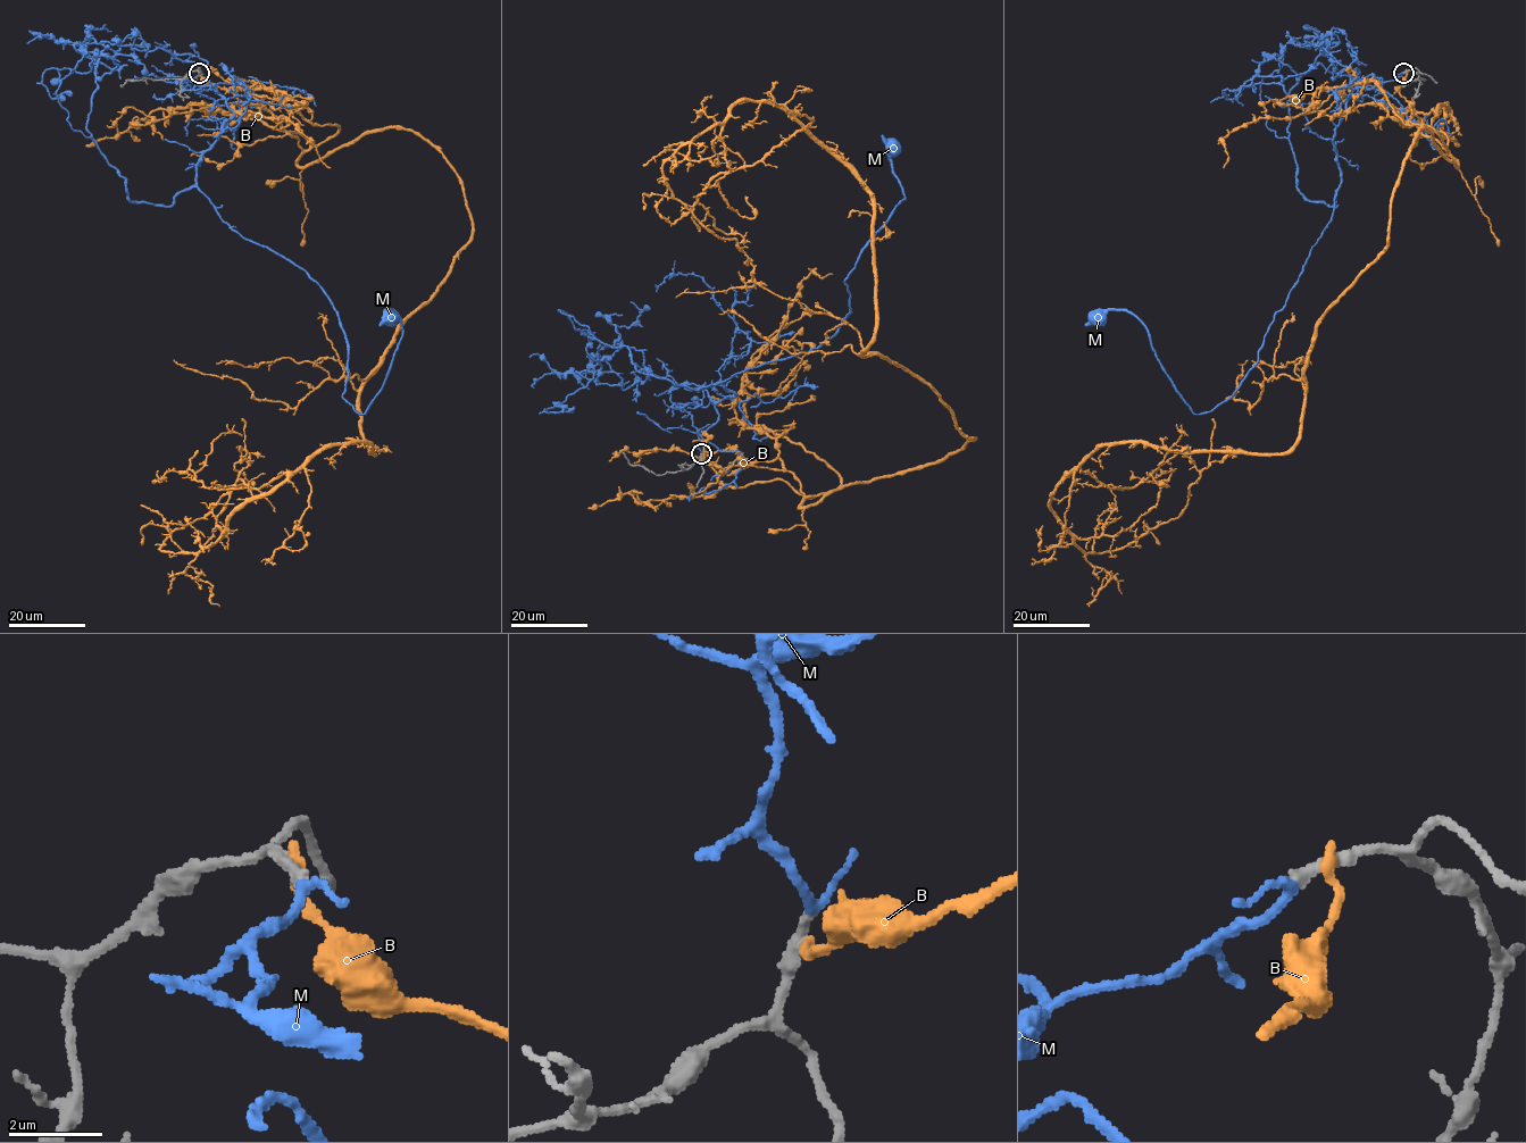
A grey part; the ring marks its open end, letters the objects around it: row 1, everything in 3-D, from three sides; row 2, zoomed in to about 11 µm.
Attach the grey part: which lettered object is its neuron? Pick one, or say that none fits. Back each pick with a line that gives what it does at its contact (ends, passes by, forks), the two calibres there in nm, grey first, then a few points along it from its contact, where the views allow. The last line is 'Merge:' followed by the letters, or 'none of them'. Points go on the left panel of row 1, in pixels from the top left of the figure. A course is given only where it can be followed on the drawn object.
M: it passes by; calibres 240 and 180 nm; course (199, 73), (233, 115), (196, 185), (325, 293), (348, 347), (343, 397), (363, 415), (402, 334), (390, 316)
Merge: M

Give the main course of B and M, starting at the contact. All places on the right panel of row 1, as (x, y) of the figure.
B: (1406, 71), (1458, 165), (1418, 133), (1300, 439), (1100, 445), (1050, 510), (1122, 549), (1212, 418)
M: (1403, 73), (1347, 101), (1332, 219), (1230, 397), (1195, 415), (1147, 328), (1126, 310), (1100, 316)

